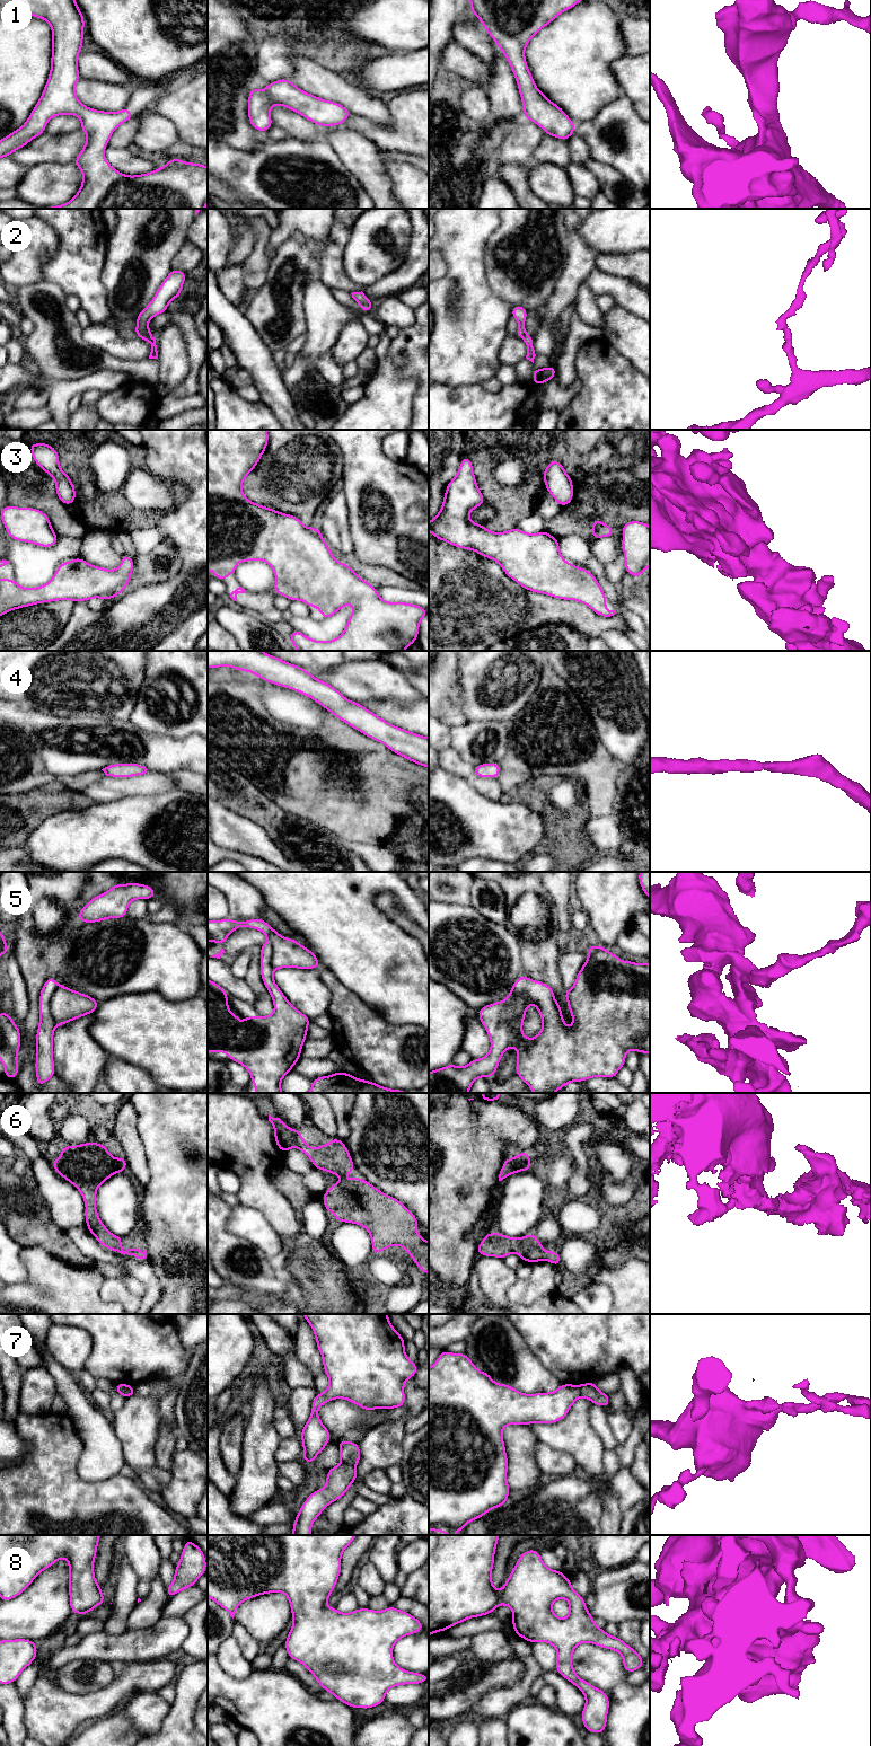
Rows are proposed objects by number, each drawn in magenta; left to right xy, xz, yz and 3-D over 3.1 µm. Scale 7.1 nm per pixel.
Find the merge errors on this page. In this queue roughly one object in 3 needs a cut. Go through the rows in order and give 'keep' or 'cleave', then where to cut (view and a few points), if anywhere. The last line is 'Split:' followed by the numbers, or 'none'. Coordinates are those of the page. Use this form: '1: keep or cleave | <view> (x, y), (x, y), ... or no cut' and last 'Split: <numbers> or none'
1: keep | no cut
2: cleave | xz (370, 301), (360, 306)
3: keep | no cut
4: keep | no cut
5: keep | no cut
6: keep | no cut
7: cleave | xz (342, 1461), (354, 1466)
8: keep | no cut
Split: 2, 7

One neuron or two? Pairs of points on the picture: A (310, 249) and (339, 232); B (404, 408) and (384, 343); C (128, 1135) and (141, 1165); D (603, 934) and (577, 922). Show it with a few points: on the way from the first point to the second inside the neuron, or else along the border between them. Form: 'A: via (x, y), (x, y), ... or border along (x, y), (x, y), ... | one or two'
A: border along (328, 238), (328, 244), (316, 257), (318, 264) | two
B: via (388, 393), (384, 359) | one
C: via (131, 1143), (135, 1157) | one
D: border along (583, 908), (588, 915), (589, 931) | two

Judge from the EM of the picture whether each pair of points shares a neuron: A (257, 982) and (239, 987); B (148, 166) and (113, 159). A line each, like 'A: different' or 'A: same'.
A: different
B: same

